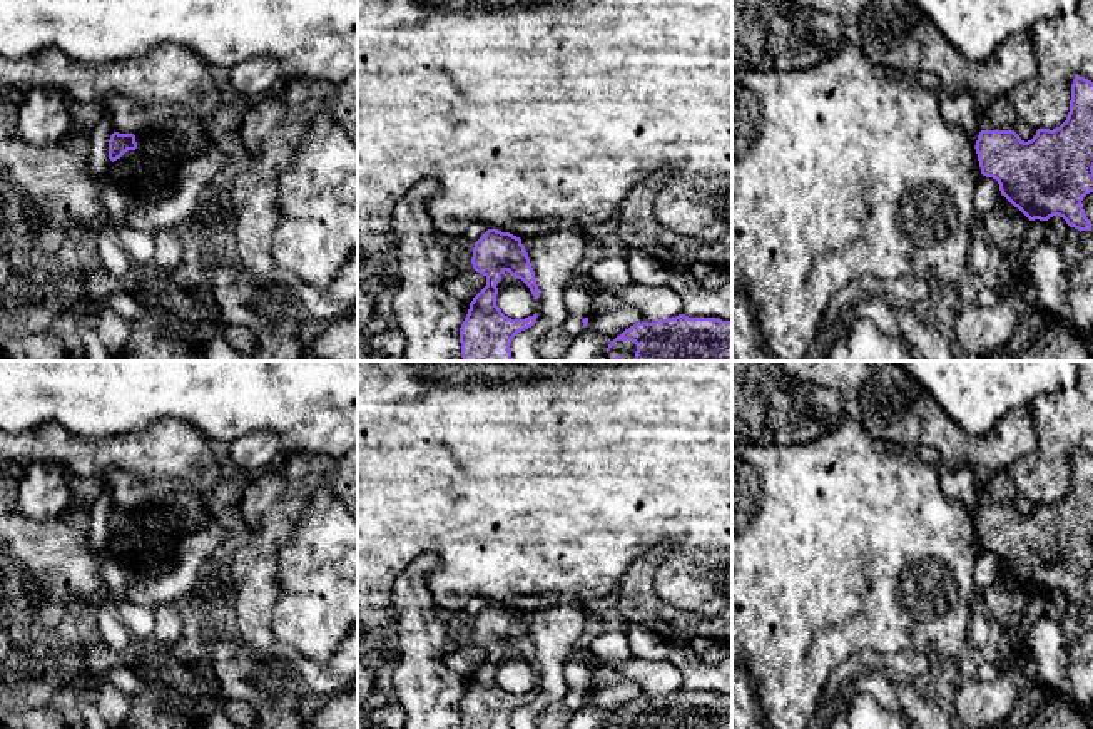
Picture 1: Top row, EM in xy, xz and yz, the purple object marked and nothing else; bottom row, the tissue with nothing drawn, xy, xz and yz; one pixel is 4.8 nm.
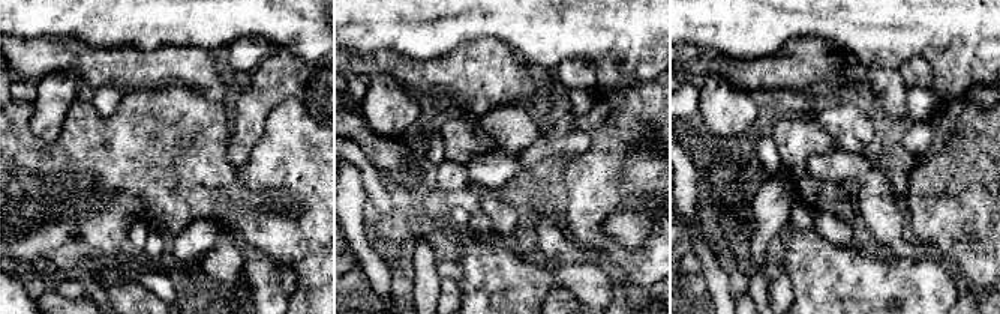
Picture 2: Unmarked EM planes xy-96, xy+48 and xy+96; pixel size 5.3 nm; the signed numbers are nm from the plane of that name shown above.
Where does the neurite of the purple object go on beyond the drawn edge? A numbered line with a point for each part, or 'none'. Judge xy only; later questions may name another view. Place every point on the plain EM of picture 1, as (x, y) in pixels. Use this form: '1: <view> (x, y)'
none

